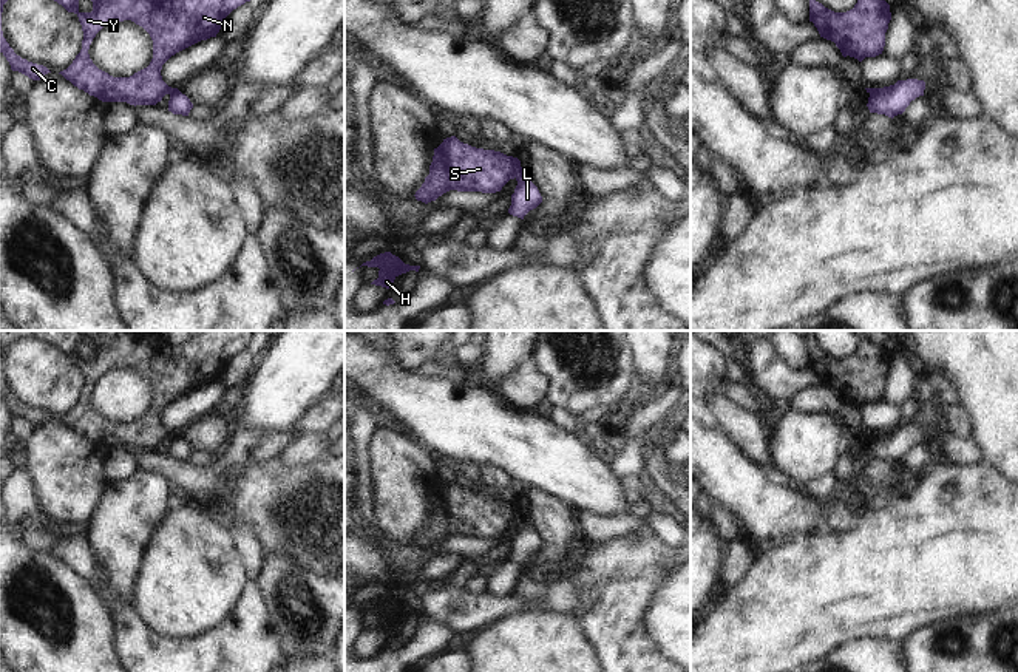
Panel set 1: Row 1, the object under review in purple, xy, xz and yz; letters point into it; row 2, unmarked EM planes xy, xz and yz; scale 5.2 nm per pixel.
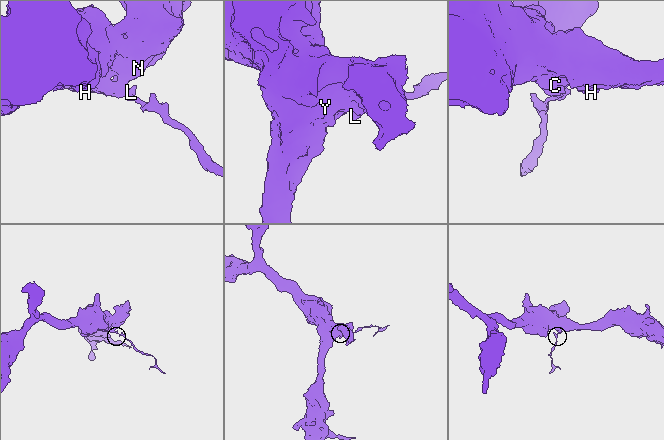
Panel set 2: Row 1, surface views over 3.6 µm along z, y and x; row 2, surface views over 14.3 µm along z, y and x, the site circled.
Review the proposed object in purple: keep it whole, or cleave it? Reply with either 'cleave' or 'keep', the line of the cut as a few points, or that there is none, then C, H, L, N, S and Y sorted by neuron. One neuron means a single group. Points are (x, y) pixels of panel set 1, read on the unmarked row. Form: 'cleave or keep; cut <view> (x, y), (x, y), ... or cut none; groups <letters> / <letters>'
cleave; cut xz (521, 513), (515, 522); groups C H N S Y / L

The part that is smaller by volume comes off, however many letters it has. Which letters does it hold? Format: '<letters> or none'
L

